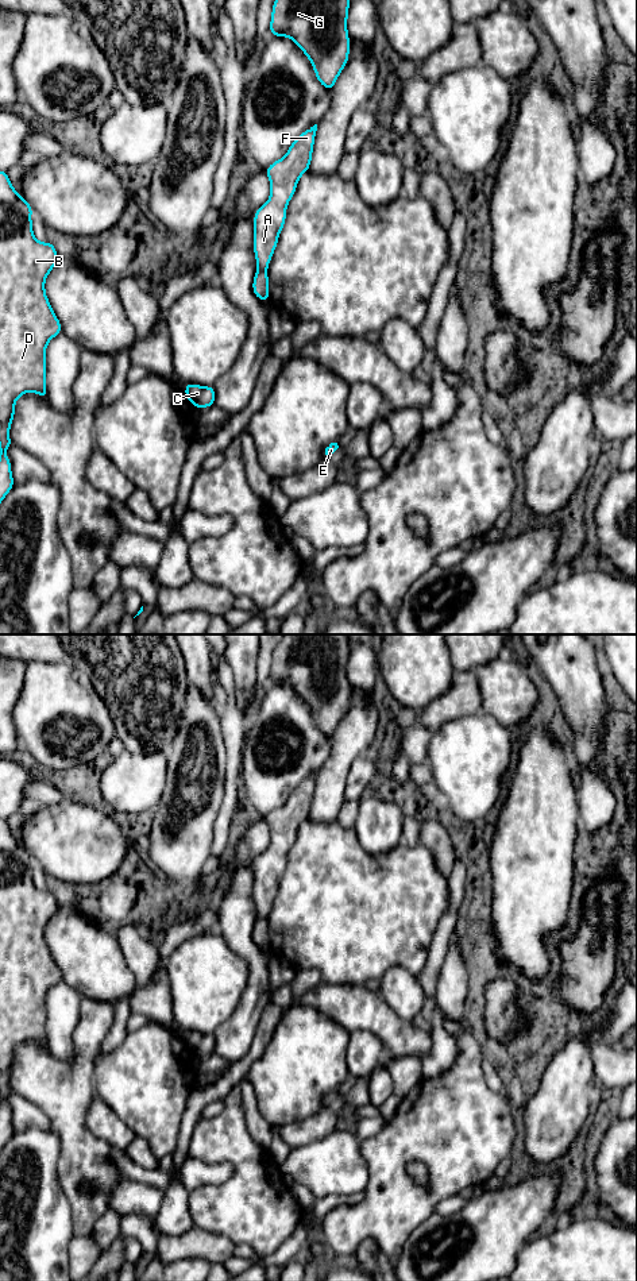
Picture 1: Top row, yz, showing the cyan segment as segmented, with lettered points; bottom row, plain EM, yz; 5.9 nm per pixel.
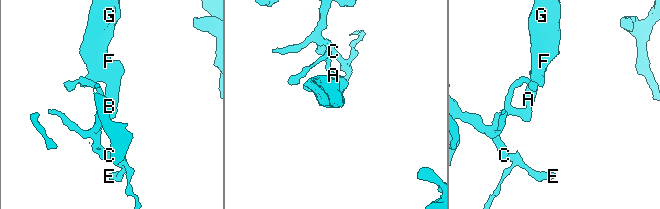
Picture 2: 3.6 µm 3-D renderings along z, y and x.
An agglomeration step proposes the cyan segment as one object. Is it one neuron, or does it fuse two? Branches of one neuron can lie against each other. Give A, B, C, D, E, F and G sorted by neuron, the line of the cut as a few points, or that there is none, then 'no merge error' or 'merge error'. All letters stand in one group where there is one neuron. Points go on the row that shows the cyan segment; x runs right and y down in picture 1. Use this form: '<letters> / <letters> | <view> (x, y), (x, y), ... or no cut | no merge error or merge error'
A F G / B C D E | yz (258, 269), (266, 271) | merge error

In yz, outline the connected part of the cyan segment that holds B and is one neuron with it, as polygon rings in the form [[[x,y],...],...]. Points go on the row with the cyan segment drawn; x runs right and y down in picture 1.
[[[0,170],[0,503],[15,486],[5,449],[13,445],[9,429],[16,400],[28,391],[47,398],[46,347],[62,332],[45,290],[46,278],[59,256],[53,243],[35,239],[32,212],[13,189],[7,171]]]

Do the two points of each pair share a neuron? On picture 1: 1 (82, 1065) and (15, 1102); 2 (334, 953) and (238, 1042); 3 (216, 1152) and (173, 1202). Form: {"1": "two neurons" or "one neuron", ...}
{"1": "two neurons", "2": "two neurons", "3": "two neurons"}

